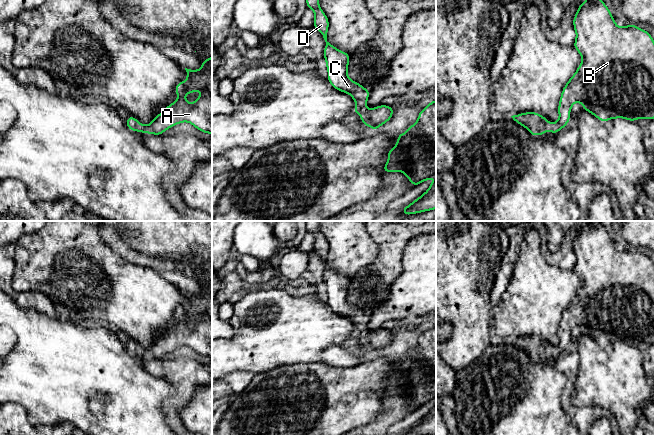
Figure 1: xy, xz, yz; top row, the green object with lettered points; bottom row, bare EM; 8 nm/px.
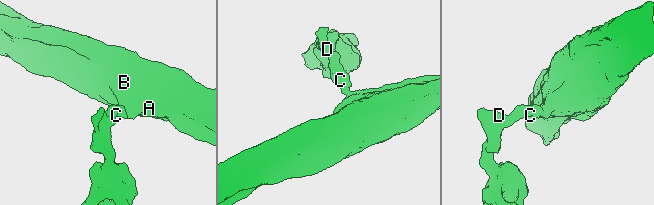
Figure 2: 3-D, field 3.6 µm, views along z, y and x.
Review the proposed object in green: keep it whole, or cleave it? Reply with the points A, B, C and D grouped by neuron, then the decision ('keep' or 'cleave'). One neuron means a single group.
A B C D | keep

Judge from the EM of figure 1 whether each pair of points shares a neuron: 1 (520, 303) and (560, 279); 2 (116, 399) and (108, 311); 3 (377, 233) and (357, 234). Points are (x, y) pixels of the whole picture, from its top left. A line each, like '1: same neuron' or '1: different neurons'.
1: same neuron
2: different neurons
3: different neurons

